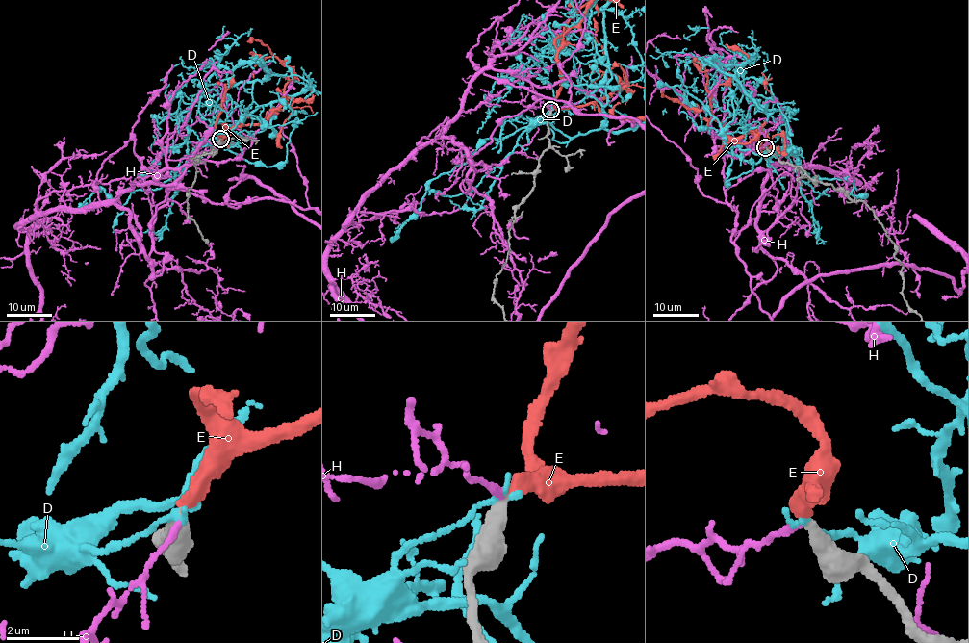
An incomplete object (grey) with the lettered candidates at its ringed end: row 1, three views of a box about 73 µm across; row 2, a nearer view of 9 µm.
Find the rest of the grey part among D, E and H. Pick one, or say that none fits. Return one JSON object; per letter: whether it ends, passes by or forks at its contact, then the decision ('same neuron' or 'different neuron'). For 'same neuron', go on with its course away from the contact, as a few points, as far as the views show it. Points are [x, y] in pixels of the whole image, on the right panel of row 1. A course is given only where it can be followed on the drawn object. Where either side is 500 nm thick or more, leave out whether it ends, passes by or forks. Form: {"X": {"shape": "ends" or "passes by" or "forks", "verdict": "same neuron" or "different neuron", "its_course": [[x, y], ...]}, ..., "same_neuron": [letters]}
{"D": {"shape": "ends", "verdict": "different neuron"}, "E": {"shape": "ends", "verdict": "different neuron"}, "H": {"shape": "ends", "verdict": "different neuron"}, "same_neuron": []}

